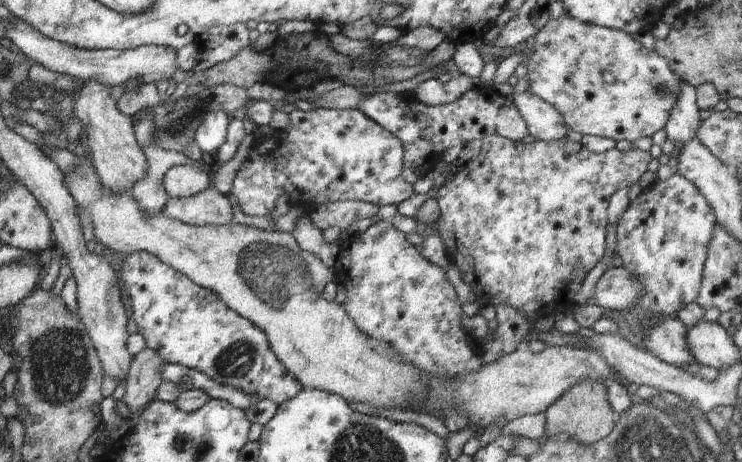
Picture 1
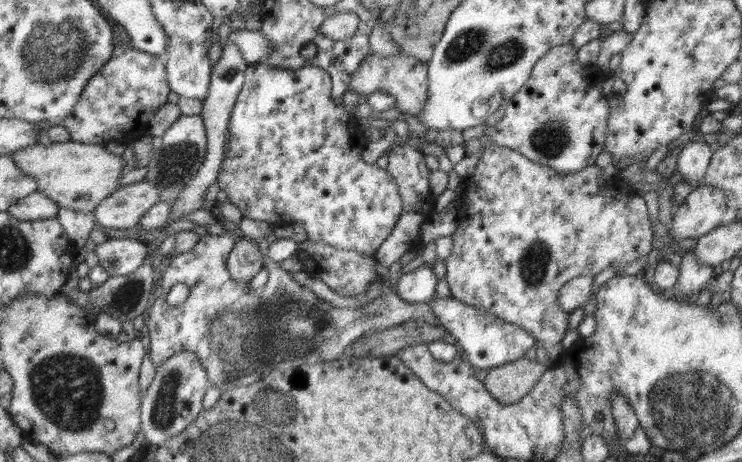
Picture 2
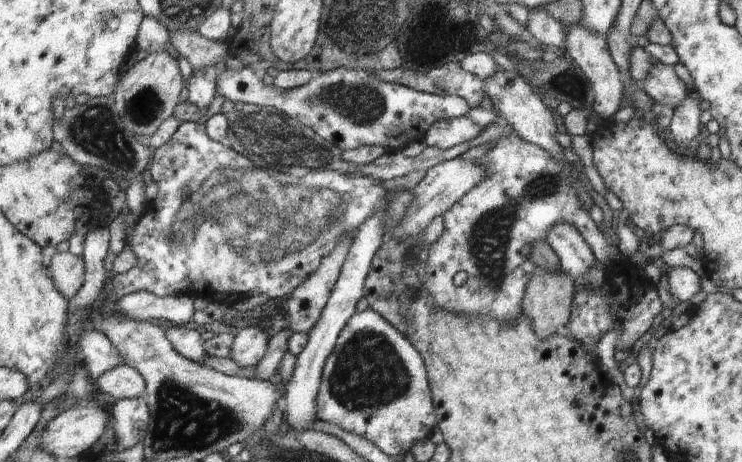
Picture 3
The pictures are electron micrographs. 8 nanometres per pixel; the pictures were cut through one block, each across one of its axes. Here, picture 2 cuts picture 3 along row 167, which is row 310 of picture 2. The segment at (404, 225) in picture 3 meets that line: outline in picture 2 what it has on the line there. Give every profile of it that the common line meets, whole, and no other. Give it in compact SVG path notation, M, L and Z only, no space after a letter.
M437 295L428 303L441 326L456 338L462 356L471 366L486 370L505 366L524 357L527 350L535 345L534 337L527 330L506 322L481 308L464 304L455 297Z

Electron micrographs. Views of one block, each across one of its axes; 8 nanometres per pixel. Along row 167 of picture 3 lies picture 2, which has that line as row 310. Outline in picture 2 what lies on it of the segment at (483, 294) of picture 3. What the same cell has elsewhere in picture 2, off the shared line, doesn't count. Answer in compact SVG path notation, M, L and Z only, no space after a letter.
M494 143L488 145L482 152L474 174L463 178L459 186L457 197L461 198L461 202L457 215L458 227L454 234L452 234L452 252L444 260L444 264L446 265L445 278L452 297L464 302L464 304L472 305L474 308L488 311L490 314L530 332L534 337L535 344L538 342L542 343L542 346L546 349L546 358L550 367L555 366L558 363L558 357L563 356L565 348L562 348L560 342L568 330L568 314L559 311L559 288L576 276L594 277L609 266L624 267L631 262L636 262L638 258L647 256L653 248L652 242L654 242L654 237L652 225L648 217L646 201L643 200L643 197L626 180L619 178L618 175L610 180L609 183L606 183L606 176L603 175L602 169L598 166L591 165L570 175L557 174L548 166L528 160L528 158L516 152L516 150L509 149L506 146L498 146Z

